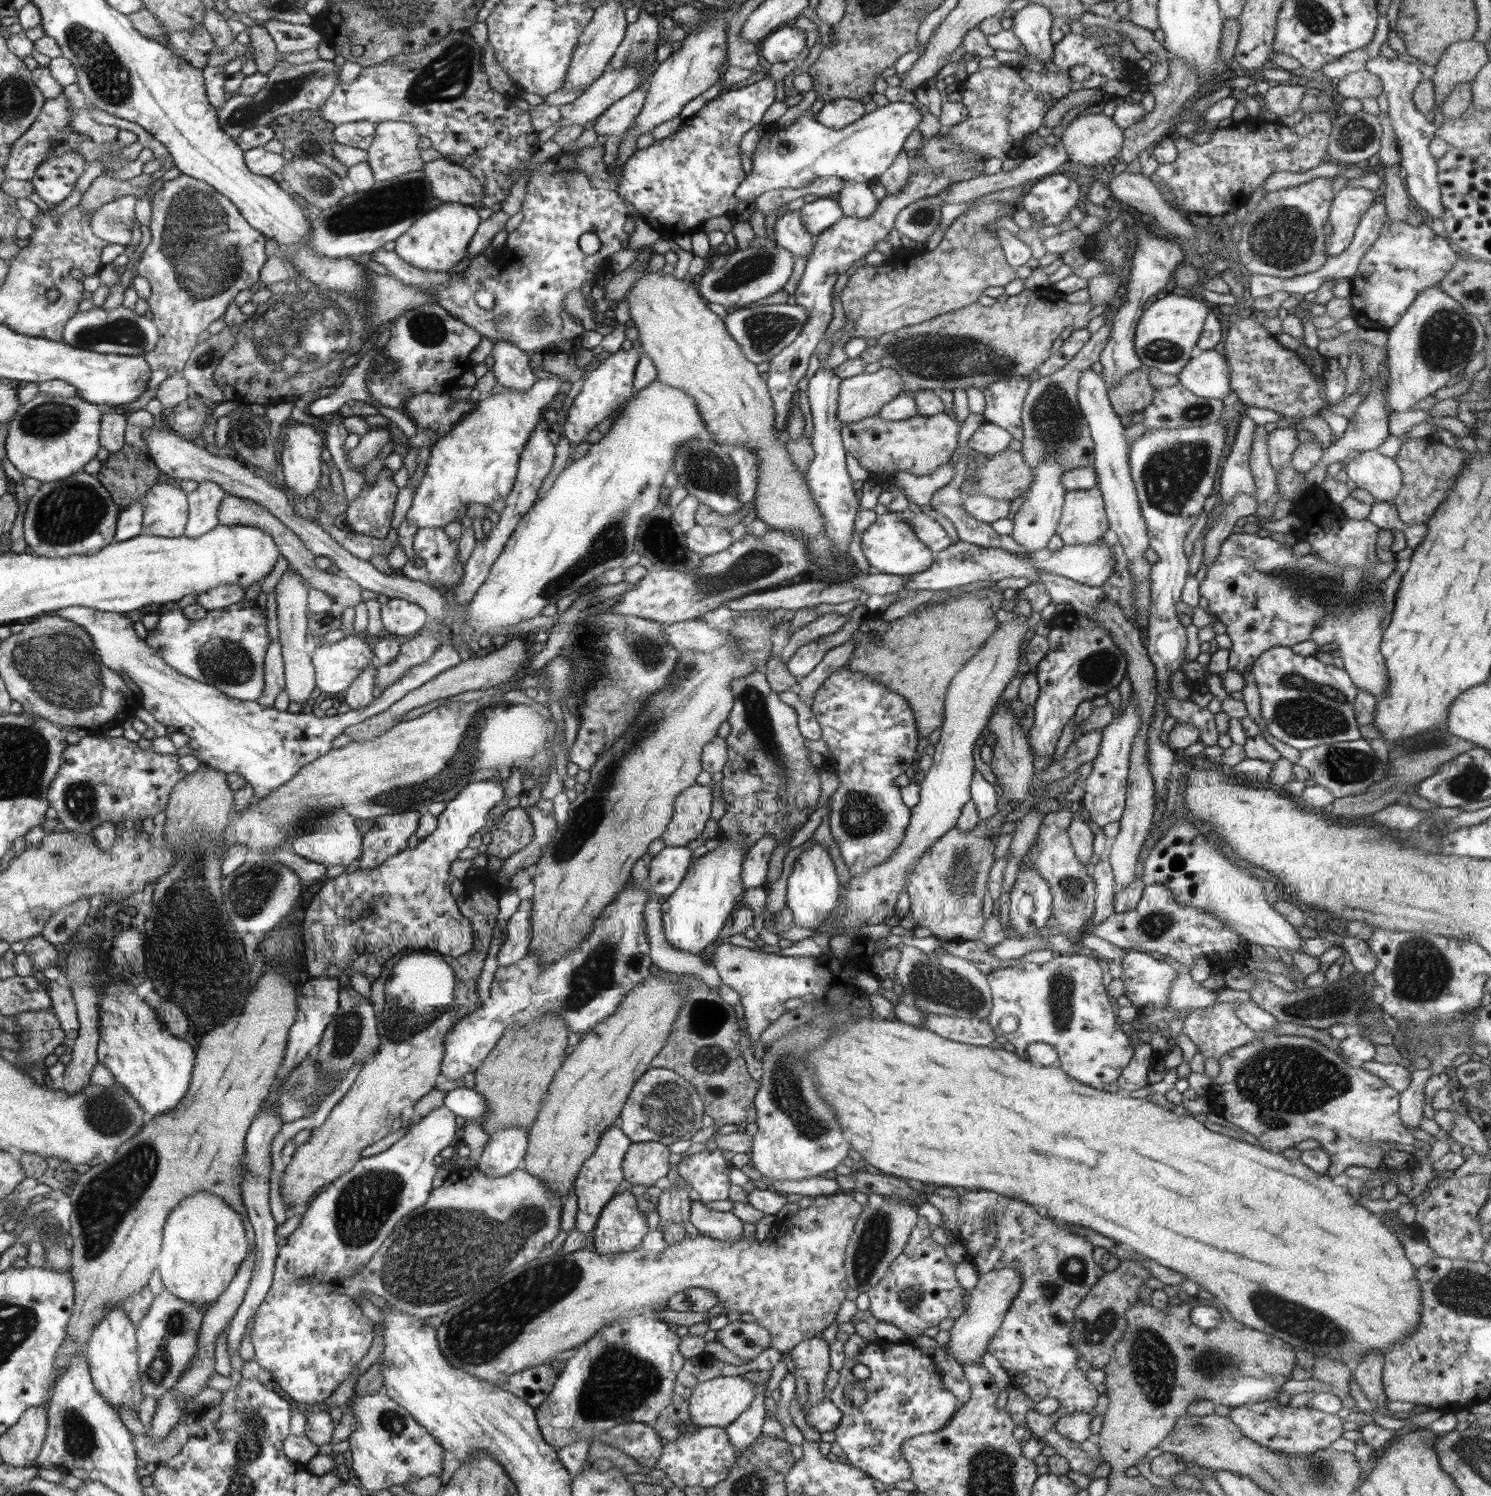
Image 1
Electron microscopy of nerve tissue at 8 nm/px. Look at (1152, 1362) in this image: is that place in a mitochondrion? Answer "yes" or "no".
yes

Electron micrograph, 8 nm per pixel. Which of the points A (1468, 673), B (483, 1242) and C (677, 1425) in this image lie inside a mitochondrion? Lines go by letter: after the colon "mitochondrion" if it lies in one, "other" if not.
A: other
B: mitochondrion
C: mitochondrion

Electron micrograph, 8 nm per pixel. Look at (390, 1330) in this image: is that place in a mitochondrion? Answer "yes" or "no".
no

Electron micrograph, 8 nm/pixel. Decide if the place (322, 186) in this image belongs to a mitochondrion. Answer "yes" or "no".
yes

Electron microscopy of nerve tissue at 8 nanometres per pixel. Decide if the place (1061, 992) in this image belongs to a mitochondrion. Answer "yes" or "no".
yes

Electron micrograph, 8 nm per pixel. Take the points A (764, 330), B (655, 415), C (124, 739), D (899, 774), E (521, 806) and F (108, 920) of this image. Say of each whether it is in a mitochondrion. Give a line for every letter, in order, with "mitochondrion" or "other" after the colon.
A: mitochondrion
B: other
C: other
D: other
E: other
F: other

